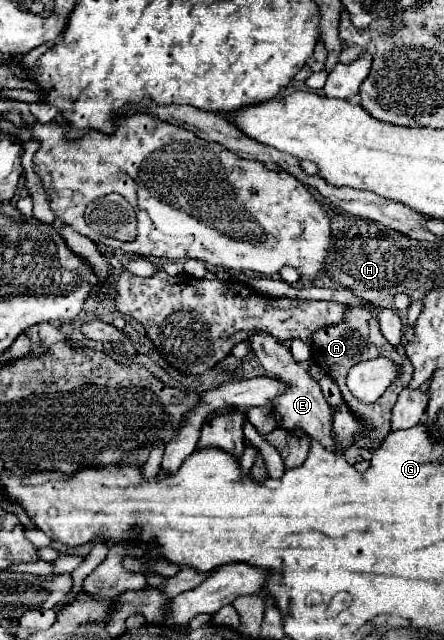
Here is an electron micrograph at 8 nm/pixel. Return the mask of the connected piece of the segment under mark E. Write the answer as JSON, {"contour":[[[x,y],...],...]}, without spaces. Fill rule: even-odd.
{"contour":[[[254,333],[252,339],[250,339],[250,345],[256,353],[256,357],[260,359],[262,367],[268,371],[268,373],[274,373],[278,381],[286,383],[288,389],[278,395],[274,399],[274,413],[276,413],[276,419],[280,421],[282,427],[300,427],[304,429],[312,439],[320,441],[324,447],[332,449],[334,447],[334,439],[332,439],[332,417],[330,417],[330,405],[326,403],[322,391],[320,391],[320,385],[316,379],[312,379],[312,375],[308,373],[308,369],[314,365],[312,359],[304,361],[304,363],[298,363],[294,361],[290,349],[282,343],[278,343],[274,337],[270,337],[268,333]]]}

